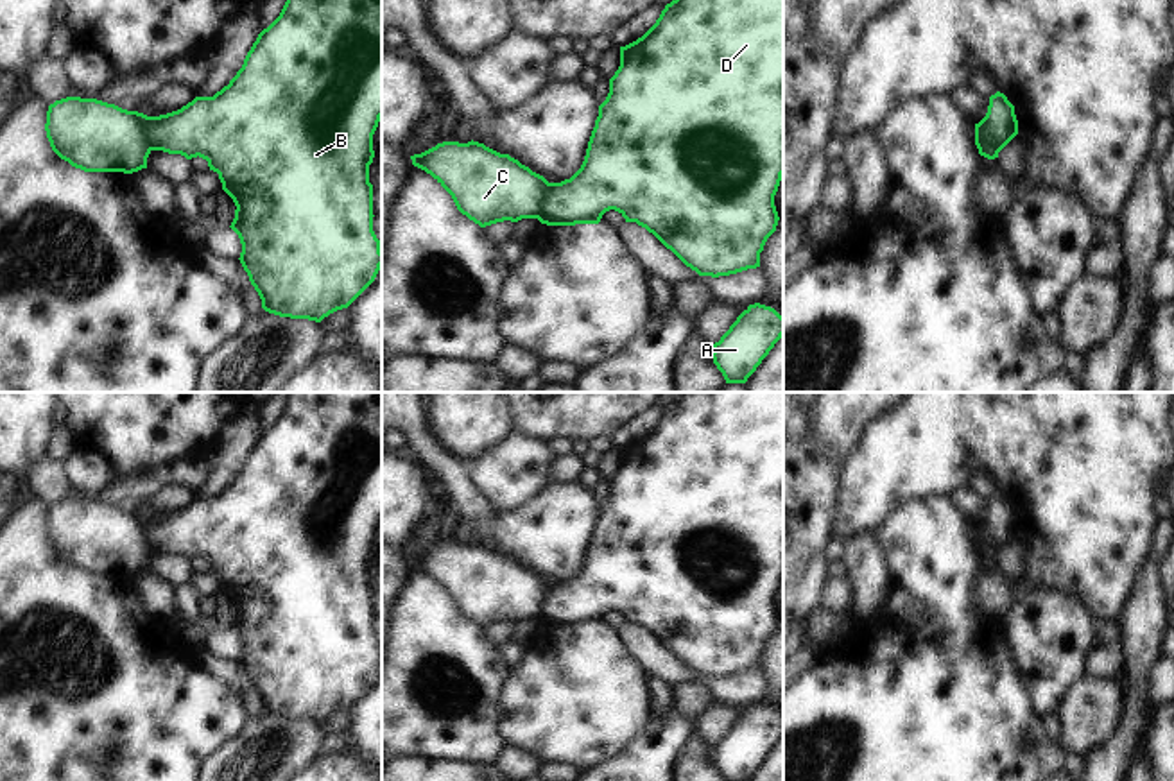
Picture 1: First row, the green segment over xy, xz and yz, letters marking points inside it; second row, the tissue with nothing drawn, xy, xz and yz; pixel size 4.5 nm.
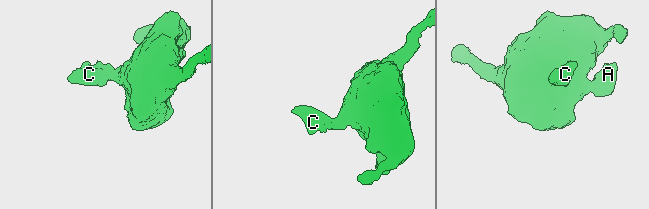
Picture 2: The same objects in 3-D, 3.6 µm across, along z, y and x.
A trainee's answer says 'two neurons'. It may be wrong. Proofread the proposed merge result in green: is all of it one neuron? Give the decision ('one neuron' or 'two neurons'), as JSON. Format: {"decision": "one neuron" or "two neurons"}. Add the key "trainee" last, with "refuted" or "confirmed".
{"decision": "two neurons", "trainee": "confirmed"}

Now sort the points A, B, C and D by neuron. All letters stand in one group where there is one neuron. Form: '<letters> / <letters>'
A B D / C

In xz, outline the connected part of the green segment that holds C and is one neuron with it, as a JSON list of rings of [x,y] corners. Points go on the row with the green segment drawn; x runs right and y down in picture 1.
[[[471,140],[443,142],[410,159],[480,227],[504,220],[540,219],[548,181],[509,154]]]

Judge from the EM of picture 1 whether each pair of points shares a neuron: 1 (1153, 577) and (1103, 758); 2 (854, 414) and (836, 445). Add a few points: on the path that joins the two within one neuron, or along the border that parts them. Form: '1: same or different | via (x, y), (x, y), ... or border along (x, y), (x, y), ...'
1: same | via (1144, 622), (1137, 665), (1137, 713)
2: same | via (846, 421), (839, 429), (839, 437)

